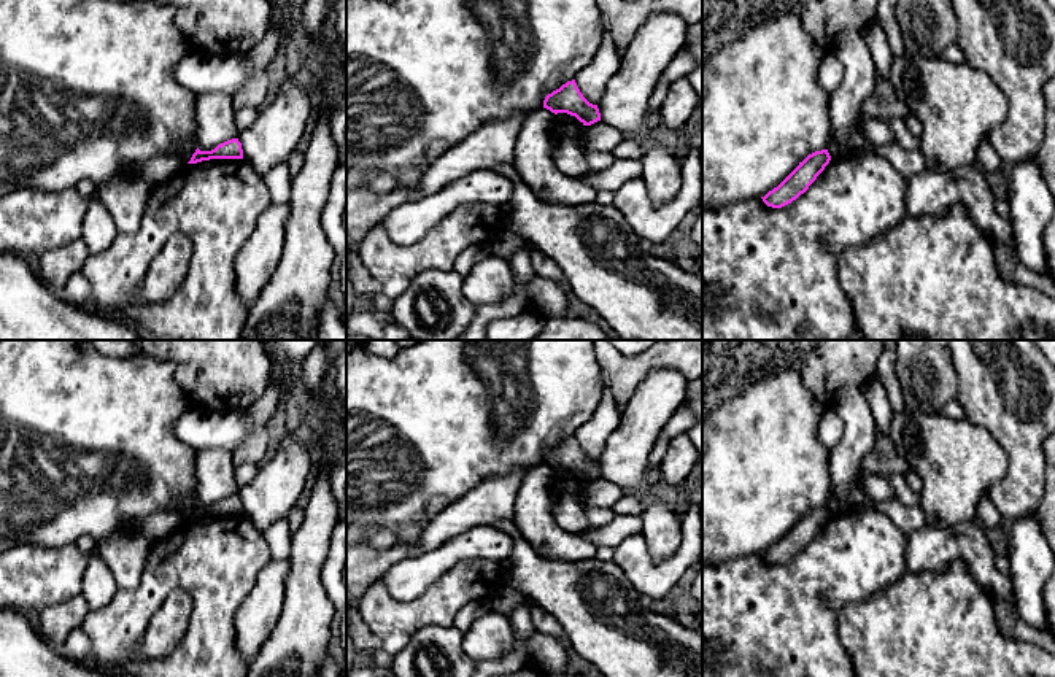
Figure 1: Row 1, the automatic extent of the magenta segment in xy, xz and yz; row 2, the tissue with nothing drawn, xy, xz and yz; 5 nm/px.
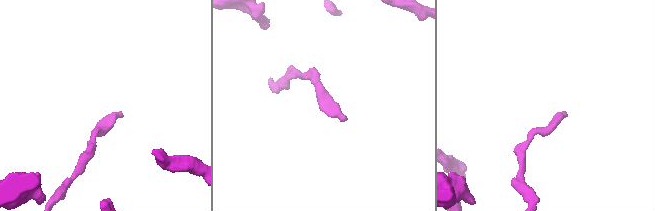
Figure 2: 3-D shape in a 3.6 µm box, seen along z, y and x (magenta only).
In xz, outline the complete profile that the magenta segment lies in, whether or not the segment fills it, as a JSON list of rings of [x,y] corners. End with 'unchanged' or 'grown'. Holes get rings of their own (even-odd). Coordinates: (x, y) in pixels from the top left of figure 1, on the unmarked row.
[[[575,435],[567,437],[559,445],[548,450],[543,456],[543,464],[551,469],[567,469],[575,472],[583,482],[591,482],[601,477],[601,469],[597,461],[589,459],[580,445],[577,443]]] | unchanged

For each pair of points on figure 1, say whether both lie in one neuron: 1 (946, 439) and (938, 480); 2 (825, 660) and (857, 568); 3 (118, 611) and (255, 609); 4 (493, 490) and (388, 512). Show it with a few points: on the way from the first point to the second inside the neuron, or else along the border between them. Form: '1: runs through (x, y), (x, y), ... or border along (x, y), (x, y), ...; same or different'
1: runs through (946, 448), (946, 471); same
2: runs through (814, 633), (814, 591), (830, 576); same
3: border along (256, 576), (253, 588), (235, 614), (239, 647); different
4: border along (491, 475), (450, 504); different

